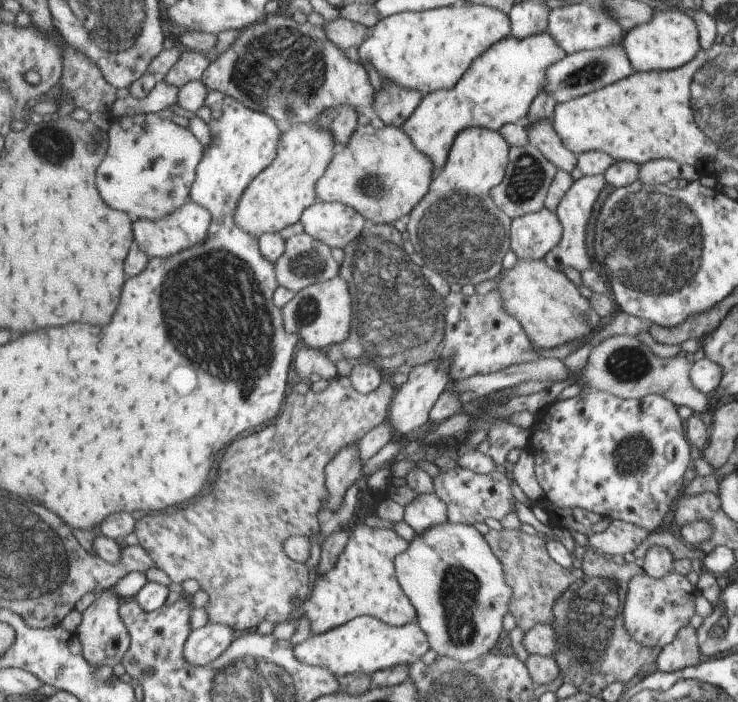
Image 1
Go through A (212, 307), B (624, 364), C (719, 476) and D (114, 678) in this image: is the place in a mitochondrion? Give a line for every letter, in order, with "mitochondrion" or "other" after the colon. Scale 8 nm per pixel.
A: mitochondrion
B: mitochondrion
C: other
D: other

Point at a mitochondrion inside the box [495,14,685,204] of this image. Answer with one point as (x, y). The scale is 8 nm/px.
(596, 70)

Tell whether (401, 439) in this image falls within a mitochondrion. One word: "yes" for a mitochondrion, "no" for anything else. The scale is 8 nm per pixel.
no

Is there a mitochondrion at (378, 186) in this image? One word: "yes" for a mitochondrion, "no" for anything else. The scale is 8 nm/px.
yes

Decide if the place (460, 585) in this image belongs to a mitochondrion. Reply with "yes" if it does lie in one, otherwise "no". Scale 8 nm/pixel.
yes

